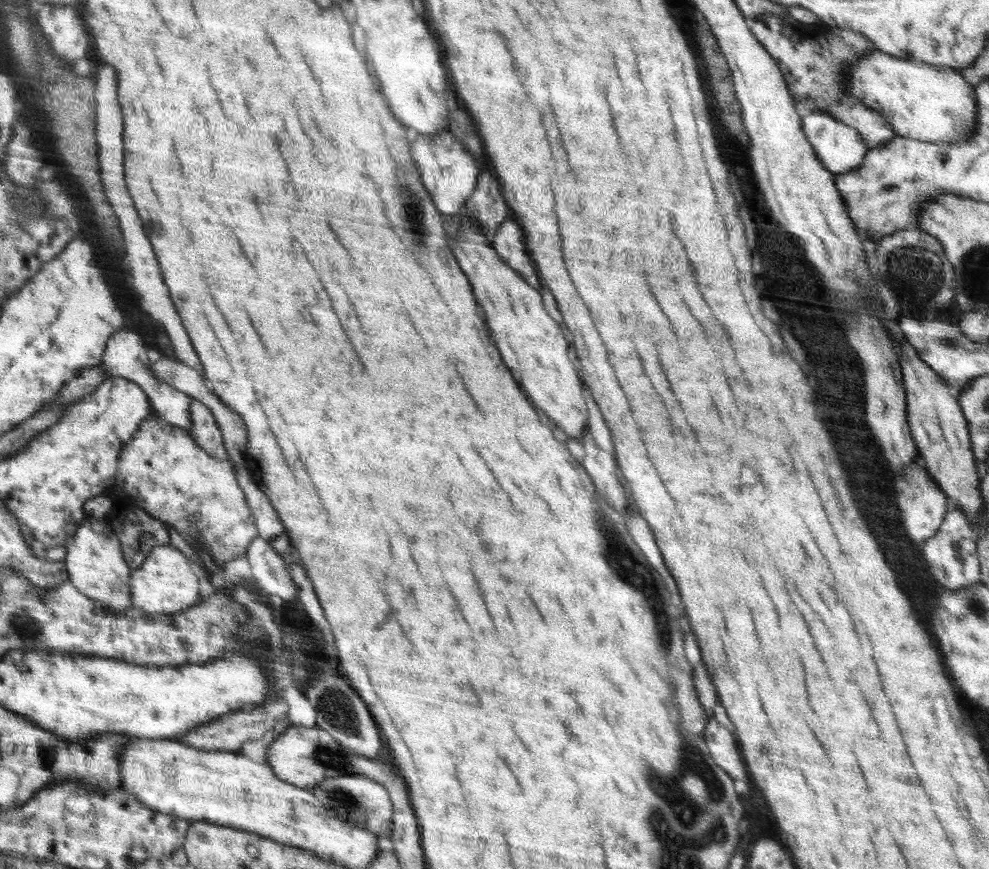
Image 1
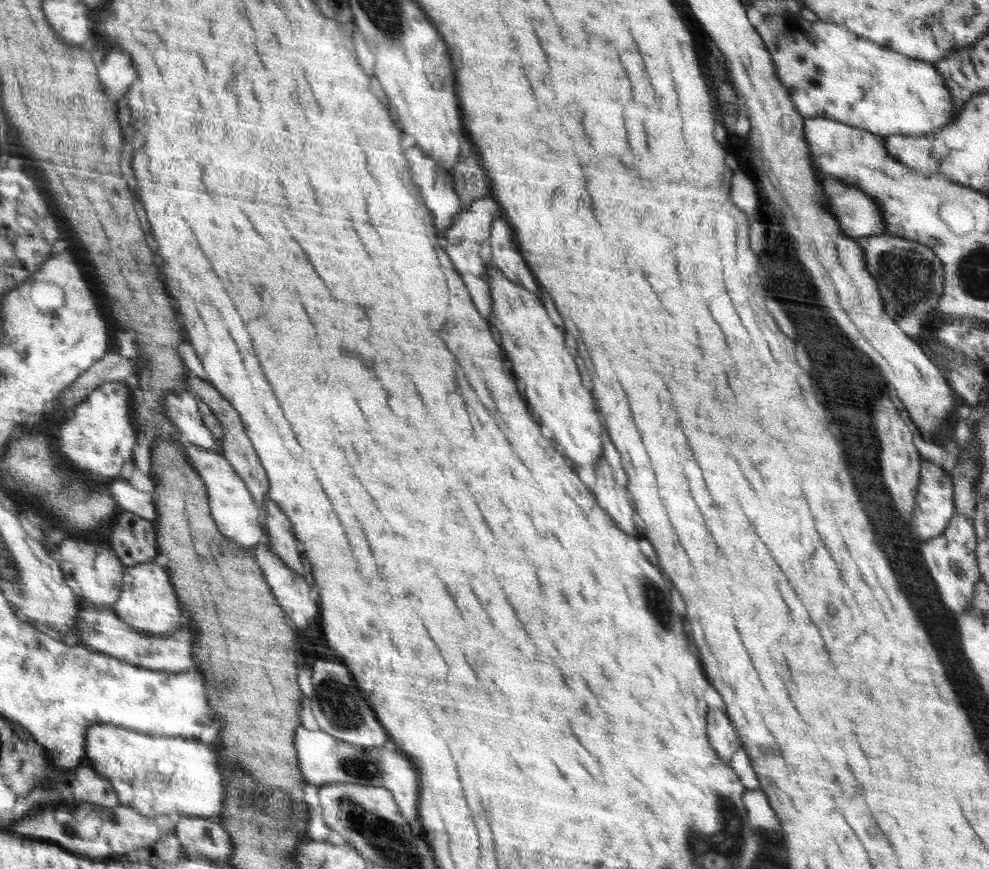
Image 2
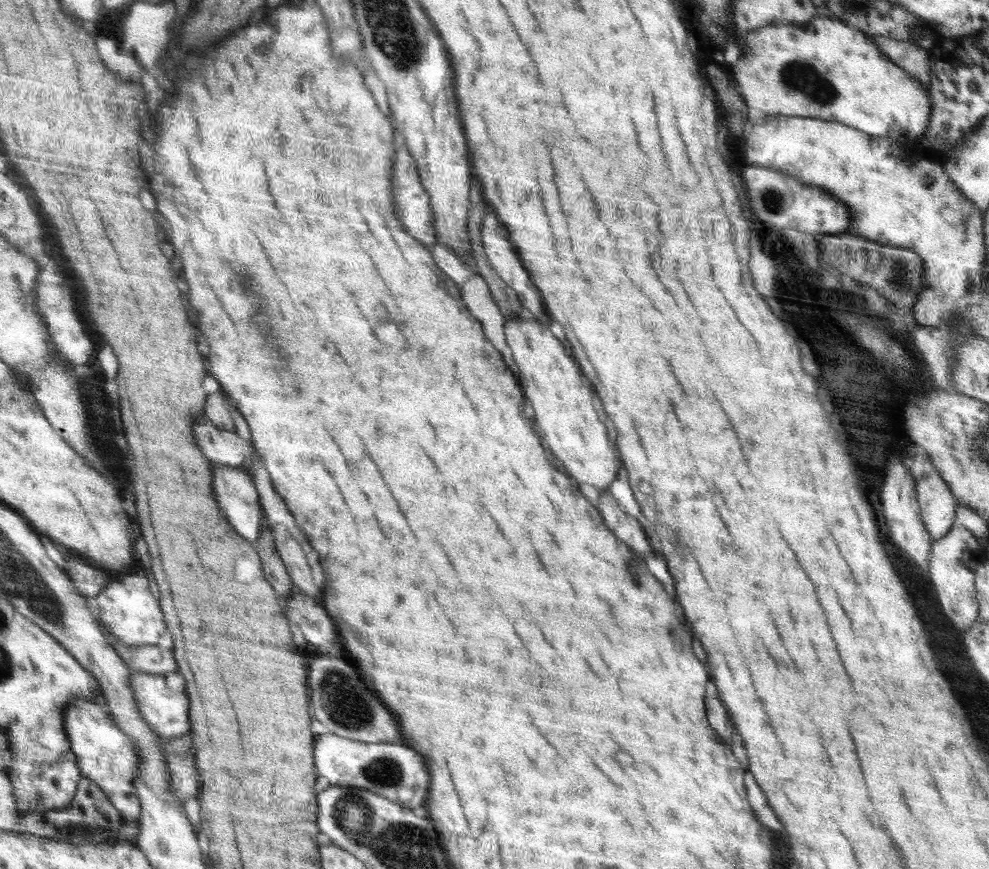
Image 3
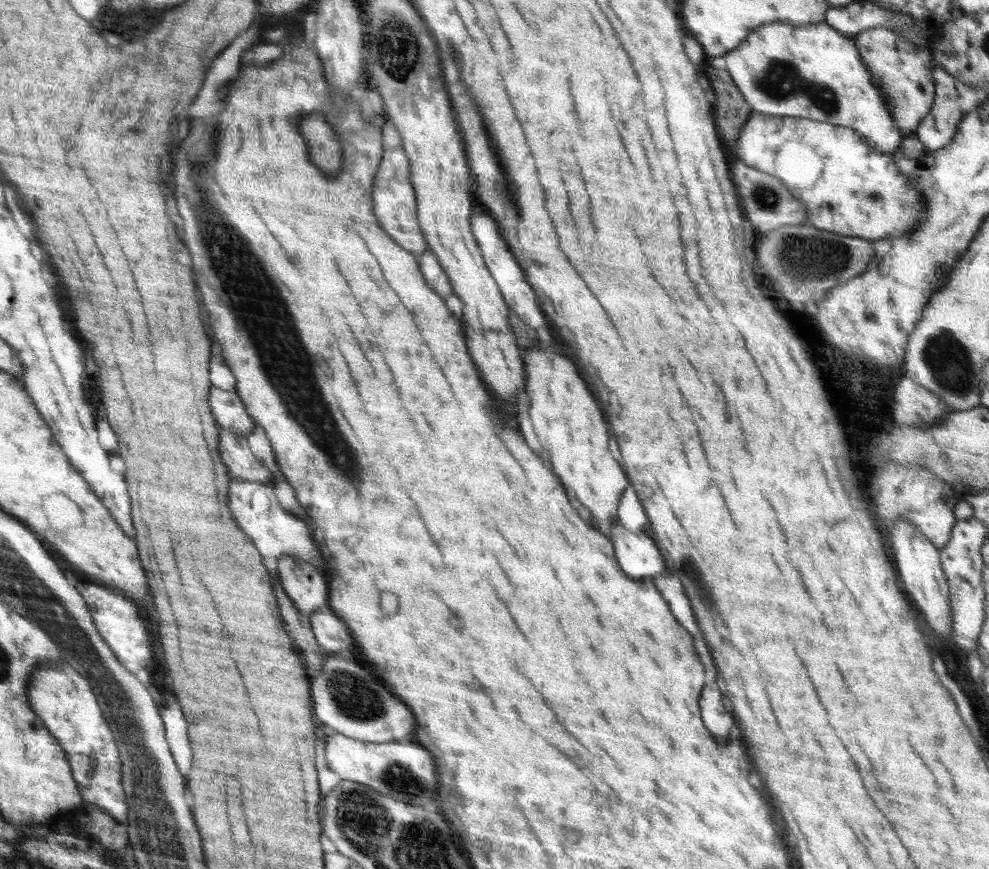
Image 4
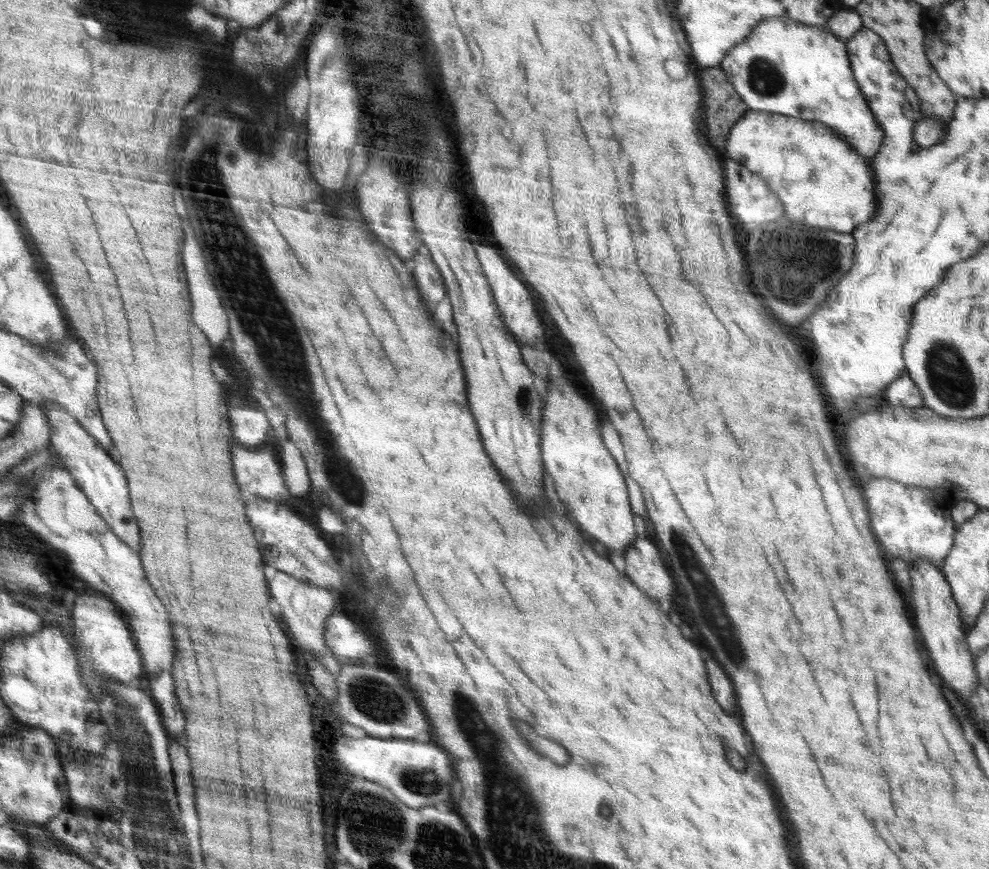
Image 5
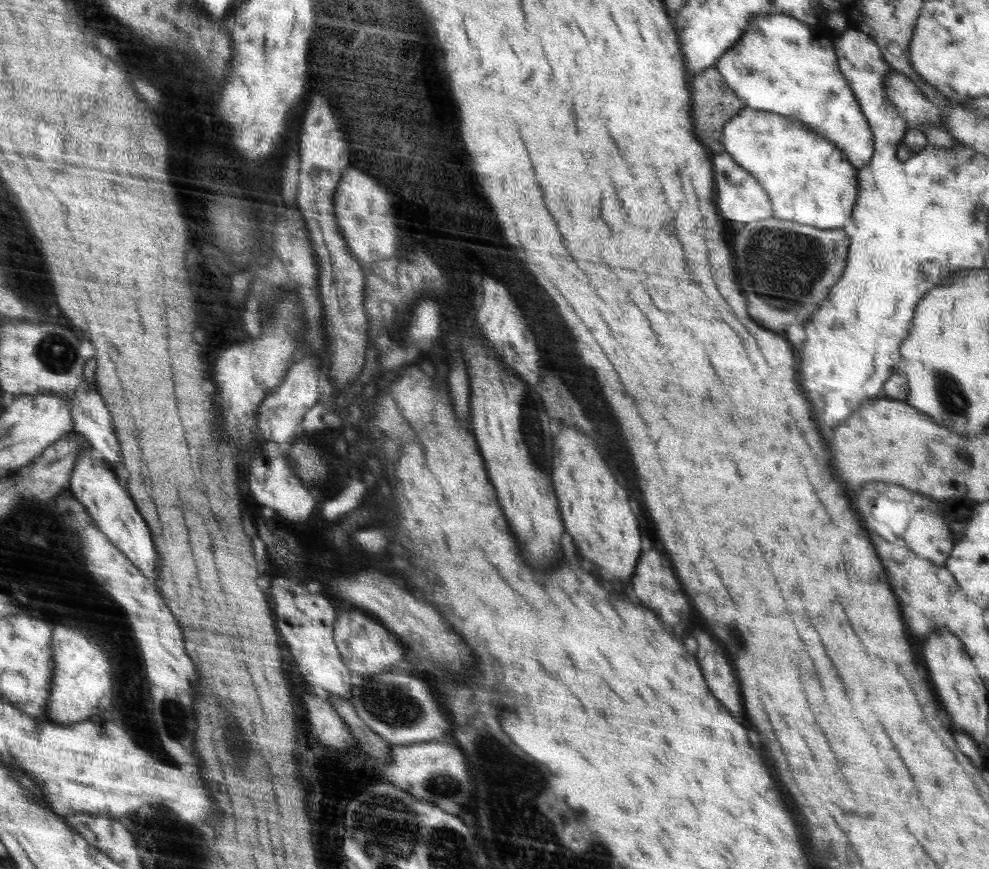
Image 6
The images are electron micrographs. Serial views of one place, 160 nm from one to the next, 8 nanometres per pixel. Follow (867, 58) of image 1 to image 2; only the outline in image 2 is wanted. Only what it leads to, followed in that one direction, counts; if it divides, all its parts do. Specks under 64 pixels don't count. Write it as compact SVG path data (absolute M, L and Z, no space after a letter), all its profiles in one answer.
M770 15L754 27L772 57L776 77L786 87L796 110L804 118L831 118L881 137L935 133L956 118L950 93L933 63L885 49L875 42L859 37L845 26L820 20L807 21L803 27L790 24L786 16Z

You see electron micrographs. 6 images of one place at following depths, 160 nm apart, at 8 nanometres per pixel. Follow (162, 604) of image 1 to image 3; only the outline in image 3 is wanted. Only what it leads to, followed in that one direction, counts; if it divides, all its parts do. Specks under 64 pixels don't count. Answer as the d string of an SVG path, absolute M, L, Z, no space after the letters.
M132 570L103 588L96 596L100 611L100 622L103 622L105 630L114 634L123 642L124 646L157 645L160 634L166 630L166 620L162 614L162 607L154 600L154 596L148 590L148 578L142 570Z

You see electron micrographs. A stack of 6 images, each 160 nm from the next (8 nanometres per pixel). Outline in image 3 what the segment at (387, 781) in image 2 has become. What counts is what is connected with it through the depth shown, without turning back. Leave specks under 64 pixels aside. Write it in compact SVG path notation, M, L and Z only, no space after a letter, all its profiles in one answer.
M324 731L316 734L312 754L316 774L318 772L318 776L328 778L330 784L362 786L362 789L407 809L415 810L427 801L426 794L430 787L428 770L422 756L403 742L358 742Z

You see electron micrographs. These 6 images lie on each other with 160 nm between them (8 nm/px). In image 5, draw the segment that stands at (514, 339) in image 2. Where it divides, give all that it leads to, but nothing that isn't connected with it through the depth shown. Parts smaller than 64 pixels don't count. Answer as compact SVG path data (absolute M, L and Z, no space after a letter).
M554 378L542 390L545 400L541 422L541 457L543 466L552 476L556 494L566 504L567 516L579 527L579 532L590 535L604 544L608 551L622 553L636 539L634 518L629 494L611 452L600 438L596 408L586 402L568 380Z

